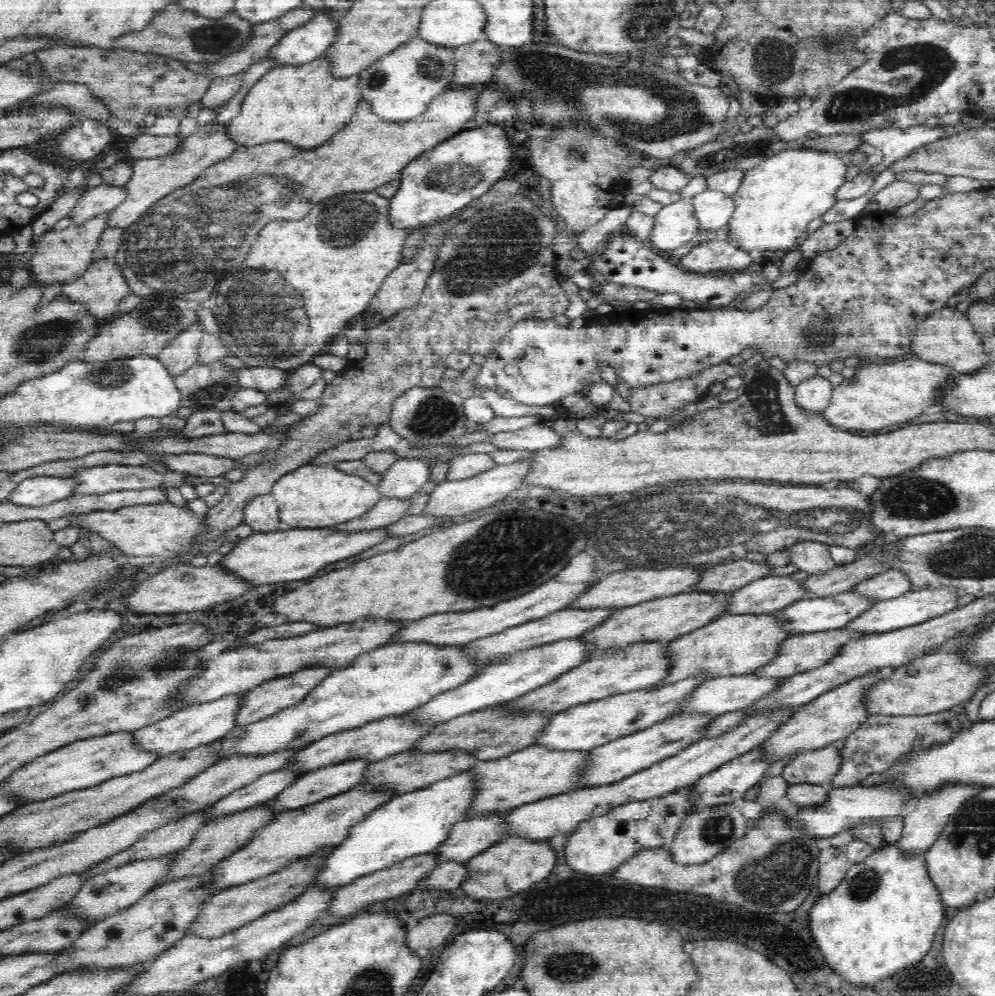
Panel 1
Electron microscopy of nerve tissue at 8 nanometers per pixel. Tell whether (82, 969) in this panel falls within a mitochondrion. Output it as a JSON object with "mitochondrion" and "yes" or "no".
{"mitochondrion":"no"}

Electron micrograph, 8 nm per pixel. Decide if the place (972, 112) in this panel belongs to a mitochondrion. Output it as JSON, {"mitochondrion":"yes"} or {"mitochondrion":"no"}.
{"mitochondrion":"no"}

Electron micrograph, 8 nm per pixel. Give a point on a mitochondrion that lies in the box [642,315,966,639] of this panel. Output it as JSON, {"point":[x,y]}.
{"point":[921,498]}

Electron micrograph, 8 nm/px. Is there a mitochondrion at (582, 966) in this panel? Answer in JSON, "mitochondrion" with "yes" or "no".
{"mitochondrion":"yes"}

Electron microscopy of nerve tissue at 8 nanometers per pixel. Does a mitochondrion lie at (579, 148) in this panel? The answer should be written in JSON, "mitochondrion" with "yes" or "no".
{"mitochondrion":"yes"}

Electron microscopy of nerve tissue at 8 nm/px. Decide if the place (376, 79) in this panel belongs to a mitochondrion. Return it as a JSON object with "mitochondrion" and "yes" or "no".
{"mitochondrion":"yes"}

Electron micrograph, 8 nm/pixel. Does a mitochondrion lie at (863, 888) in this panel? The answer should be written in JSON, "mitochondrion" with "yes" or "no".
{"mitochondrion":"yes"}

